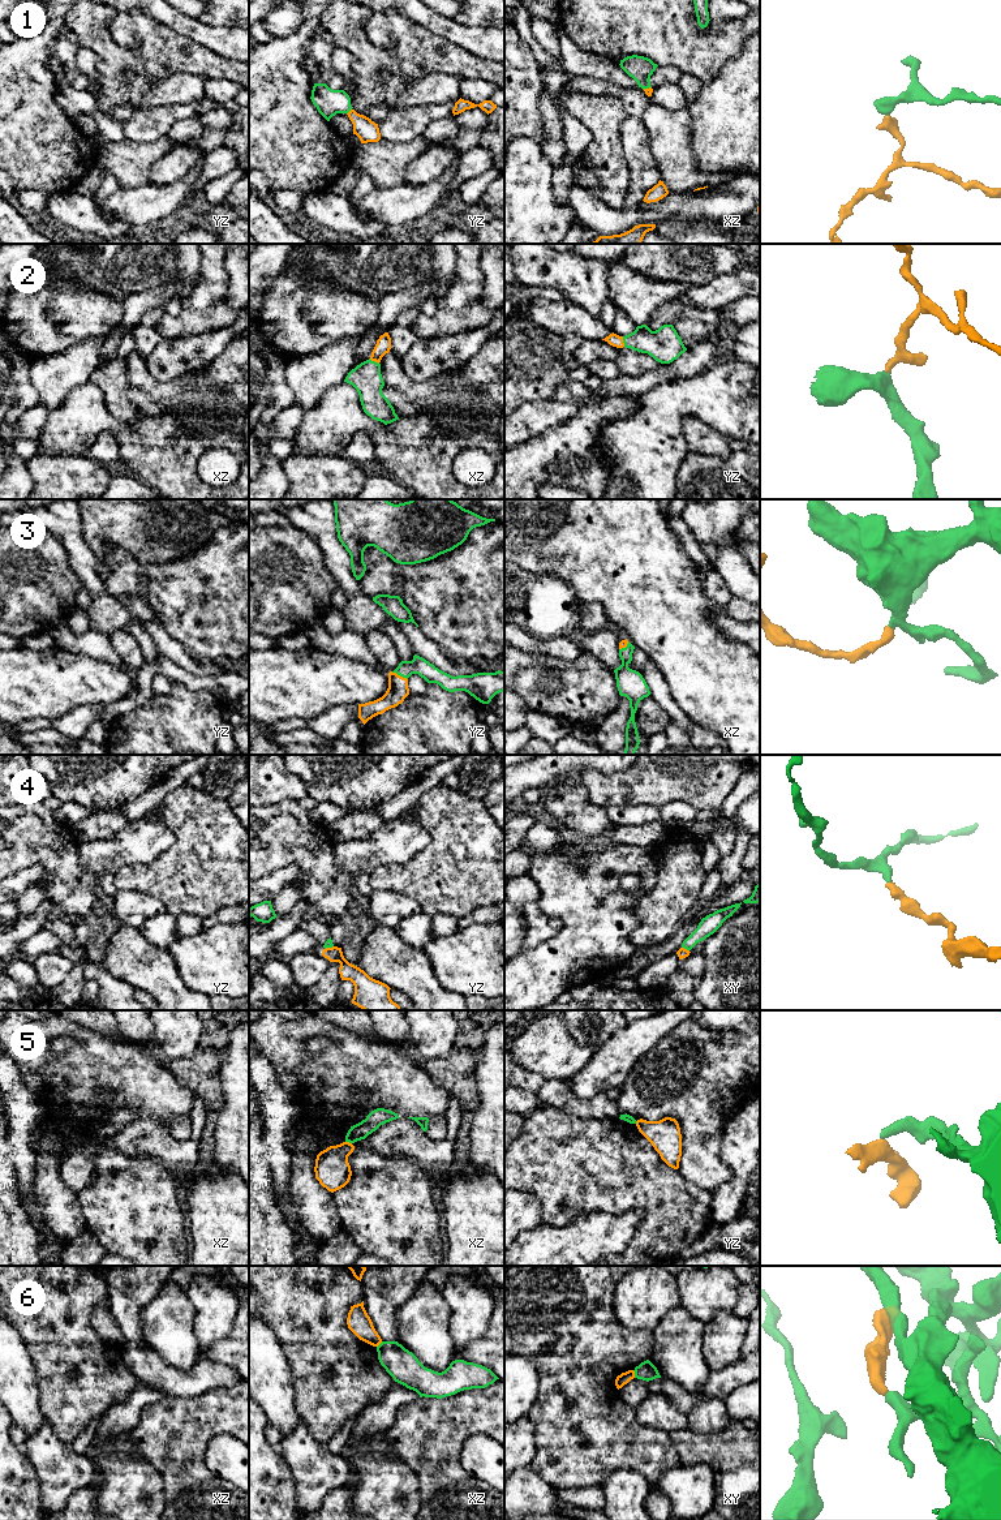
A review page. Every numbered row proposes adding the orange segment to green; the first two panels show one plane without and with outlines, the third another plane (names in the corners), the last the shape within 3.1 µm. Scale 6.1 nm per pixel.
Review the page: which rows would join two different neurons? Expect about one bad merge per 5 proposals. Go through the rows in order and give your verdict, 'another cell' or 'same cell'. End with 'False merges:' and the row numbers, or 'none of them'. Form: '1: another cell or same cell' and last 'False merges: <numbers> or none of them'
1: same cell
2: same cell
3: same cell
4: another cell
5: another cell
6: another cell
False merges: 4, 5, 6

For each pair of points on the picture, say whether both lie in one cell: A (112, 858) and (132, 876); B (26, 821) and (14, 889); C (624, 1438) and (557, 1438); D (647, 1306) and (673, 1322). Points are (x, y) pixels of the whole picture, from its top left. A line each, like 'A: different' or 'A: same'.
A: different
B: different
C: same
D: different

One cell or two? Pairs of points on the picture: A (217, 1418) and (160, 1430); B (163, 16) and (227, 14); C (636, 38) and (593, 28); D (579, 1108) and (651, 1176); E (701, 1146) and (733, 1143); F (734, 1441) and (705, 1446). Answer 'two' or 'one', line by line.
A: one
B: two
C: one
D: two
E: two
F: one

